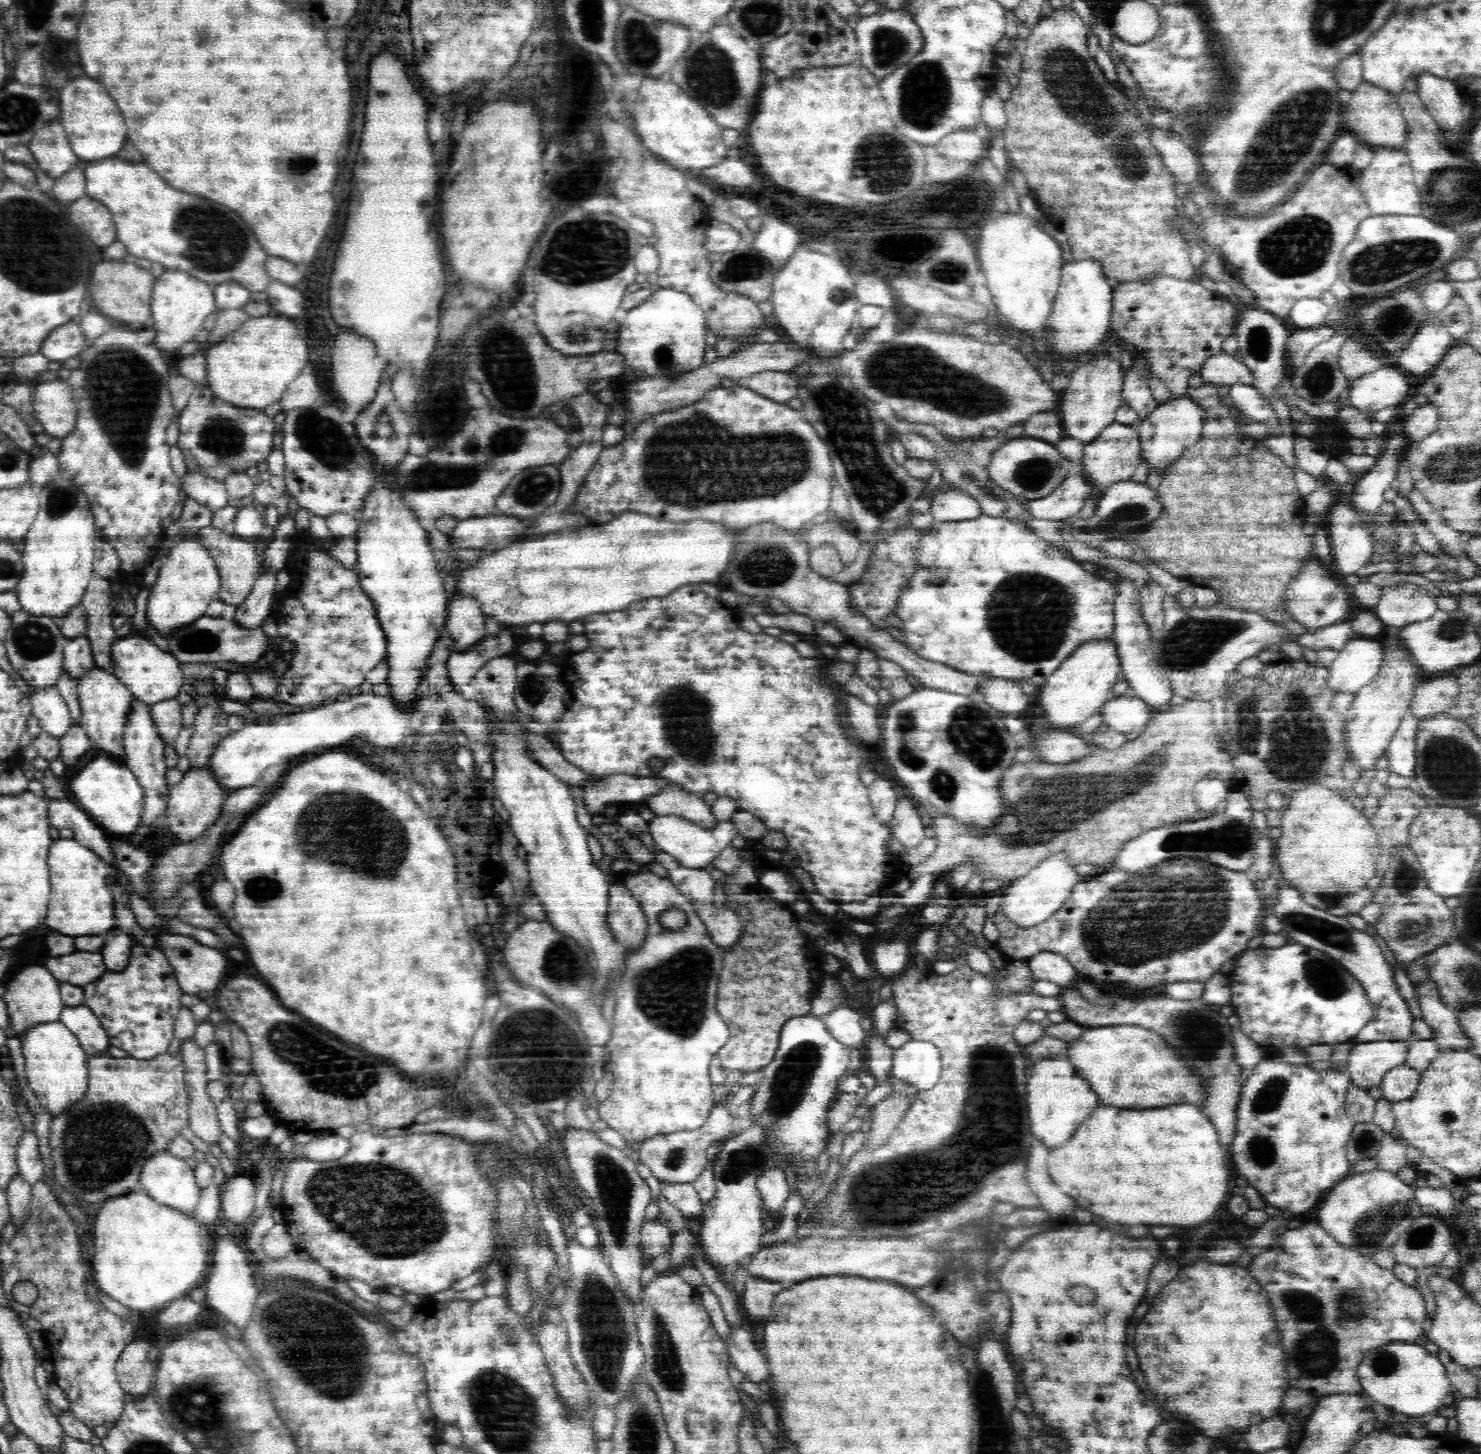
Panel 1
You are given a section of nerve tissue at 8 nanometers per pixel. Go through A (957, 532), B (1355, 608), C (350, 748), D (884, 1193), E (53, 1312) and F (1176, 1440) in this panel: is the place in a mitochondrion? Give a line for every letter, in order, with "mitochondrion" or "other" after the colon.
A: other
B: other
C: other
D: mitochondrion
E: other
F: mitochondrion

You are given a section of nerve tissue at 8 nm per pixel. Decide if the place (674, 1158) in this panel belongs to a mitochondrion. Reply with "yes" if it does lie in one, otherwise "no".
yes

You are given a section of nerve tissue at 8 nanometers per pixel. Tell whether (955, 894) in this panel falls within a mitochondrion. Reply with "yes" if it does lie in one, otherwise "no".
no

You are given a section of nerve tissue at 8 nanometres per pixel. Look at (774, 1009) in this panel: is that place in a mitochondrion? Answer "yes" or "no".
no

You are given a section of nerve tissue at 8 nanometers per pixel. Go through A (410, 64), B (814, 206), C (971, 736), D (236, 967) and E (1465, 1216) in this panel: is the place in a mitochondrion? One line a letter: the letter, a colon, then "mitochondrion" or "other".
A: other
B: other
C: mitochondrion
D: other
E: other

